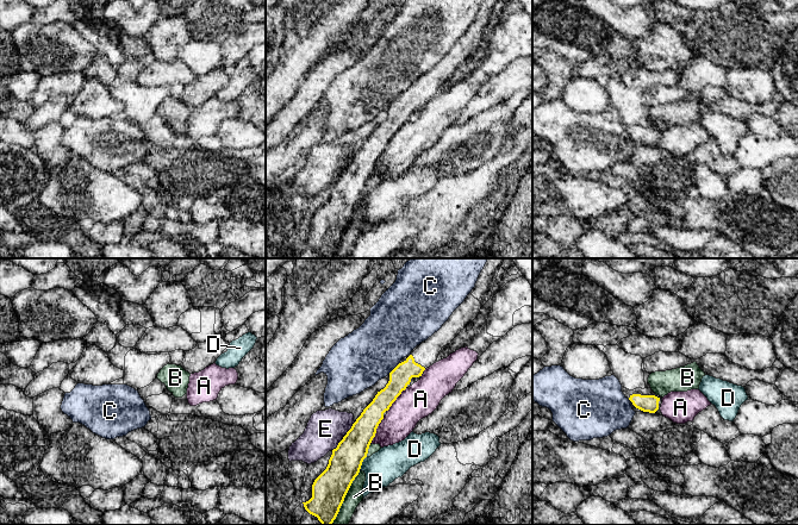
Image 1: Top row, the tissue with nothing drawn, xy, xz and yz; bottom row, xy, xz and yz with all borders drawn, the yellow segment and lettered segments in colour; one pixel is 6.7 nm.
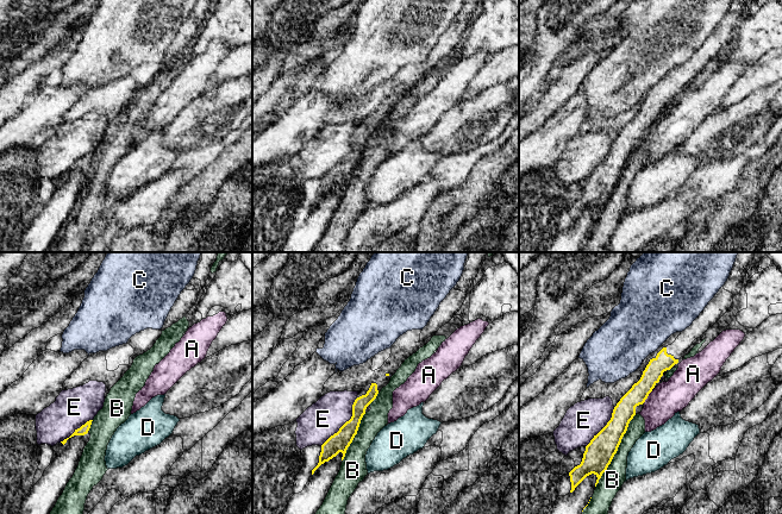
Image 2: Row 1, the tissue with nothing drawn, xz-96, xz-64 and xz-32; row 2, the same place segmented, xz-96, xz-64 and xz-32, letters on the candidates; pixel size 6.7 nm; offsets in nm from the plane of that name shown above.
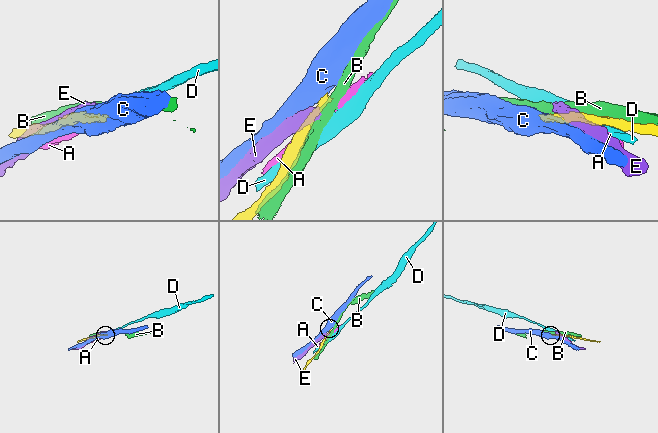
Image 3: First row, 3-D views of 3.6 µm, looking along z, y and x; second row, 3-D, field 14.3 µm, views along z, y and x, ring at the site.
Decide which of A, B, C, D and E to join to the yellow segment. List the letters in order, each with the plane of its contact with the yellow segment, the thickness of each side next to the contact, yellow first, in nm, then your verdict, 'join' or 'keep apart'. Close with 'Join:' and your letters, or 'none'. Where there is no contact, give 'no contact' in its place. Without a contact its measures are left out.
A: meets yellow in xz; 200 nm thick on the yellow side, 220 nm on the other; keep apart
B: meets yellow in xz; 240 nm thick on the yellow side, 110 nm on the other; keep apart
C: meets yellow in xz; 150 nm thick on the yellow side, 380 nm on the other; keep apart
D: meets yellow in xz; 220 nm thick on the yellow side, 220 nm on the other; keep apart
E: meets yellow in xz; 220 nm thick on the yellow side, 260 nm on the other; keep apart
Join: none

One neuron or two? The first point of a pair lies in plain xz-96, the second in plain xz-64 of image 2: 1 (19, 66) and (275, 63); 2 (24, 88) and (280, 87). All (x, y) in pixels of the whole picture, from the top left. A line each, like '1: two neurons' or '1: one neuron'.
1: two neurons
2: one neuron

